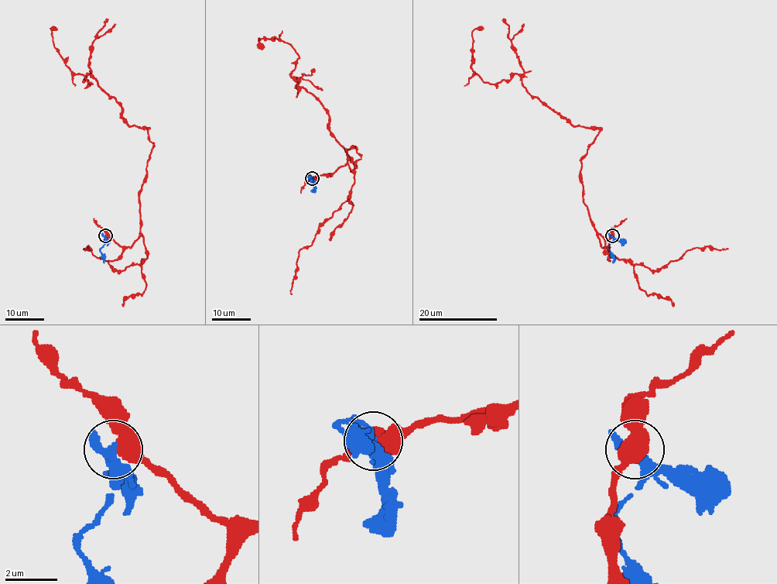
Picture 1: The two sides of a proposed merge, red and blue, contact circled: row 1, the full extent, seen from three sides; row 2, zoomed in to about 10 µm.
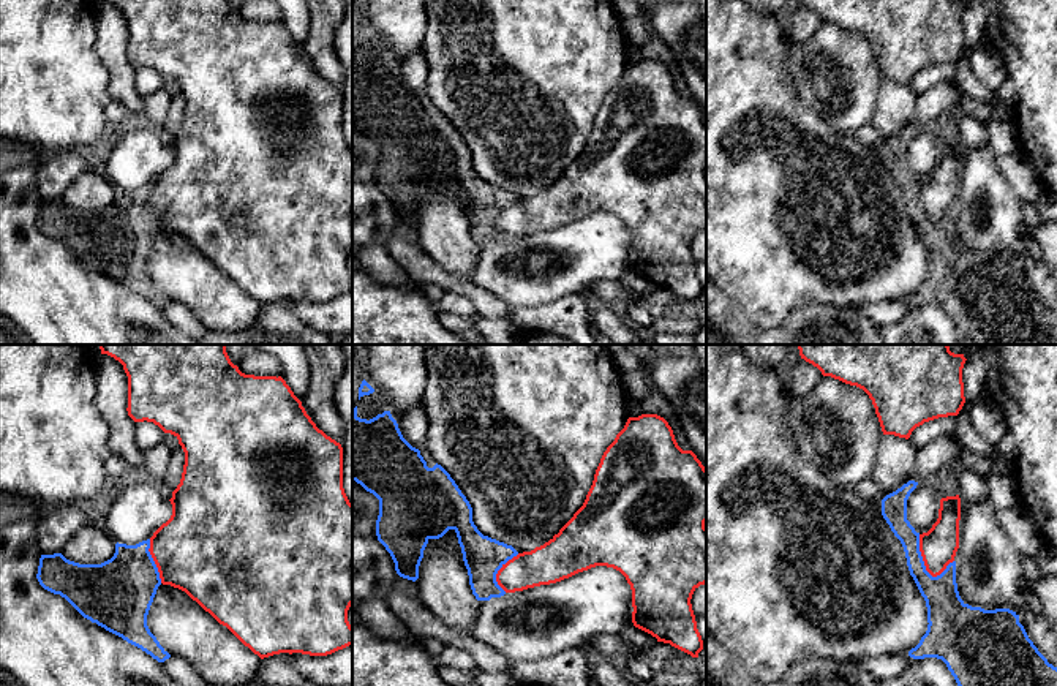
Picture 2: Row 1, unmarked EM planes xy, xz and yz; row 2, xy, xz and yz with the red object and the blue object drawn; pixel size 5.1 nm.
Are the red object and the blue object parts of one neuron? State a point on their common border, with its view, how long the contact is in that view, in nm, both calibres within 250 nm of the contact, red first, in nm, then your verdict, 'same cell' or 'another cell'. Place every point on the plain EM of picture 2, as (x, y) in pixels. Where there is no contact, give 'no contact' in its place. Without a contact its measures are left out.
yz (921, 201) | 240 nm | 190/180 nm | another cell

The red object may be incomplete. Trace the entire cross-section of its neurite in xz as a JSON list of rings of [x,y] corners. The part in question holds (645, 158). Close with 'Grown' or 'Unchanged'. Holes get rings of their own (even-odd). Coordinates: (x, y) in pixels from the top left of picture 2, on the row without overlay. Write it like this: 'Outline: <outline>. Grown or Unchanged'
Outline: [[[657,60],[629,63],[604,98],[583,152],[548,188],[509,205],[496,220],[506,239],[550,231],[596,212],[619,217],[632,236],[632,269],[657,288],[698,303],[703,286],[692,256],[694,237],[706,229],[706,114],[692,96],[683,96],[668,68]]]. Unchanged

